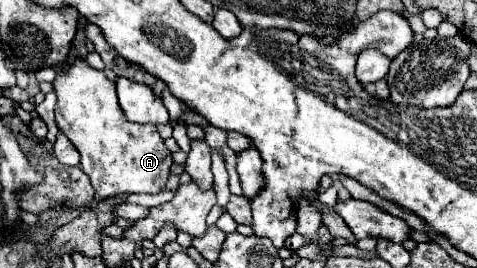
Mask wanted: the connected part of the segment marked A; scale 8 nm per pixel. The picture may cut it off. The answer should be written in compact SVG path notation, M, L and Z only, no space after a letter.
M75 60L69 70L55 70L55 120L59 130L67 134L79 150L81 170L91 178L97 198L105 200L131 192L159 194L167 186L173 158L157 128L153 124L135 124L125 120L117 102L115 82L107 80L101 70L91 68L85 60Z

